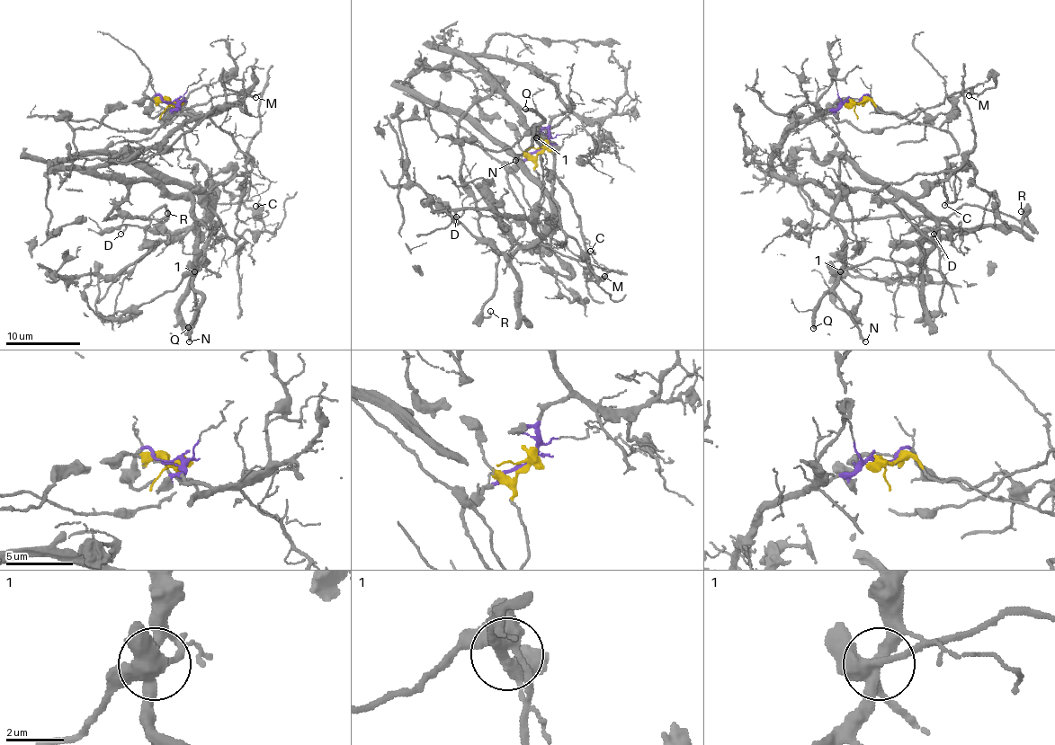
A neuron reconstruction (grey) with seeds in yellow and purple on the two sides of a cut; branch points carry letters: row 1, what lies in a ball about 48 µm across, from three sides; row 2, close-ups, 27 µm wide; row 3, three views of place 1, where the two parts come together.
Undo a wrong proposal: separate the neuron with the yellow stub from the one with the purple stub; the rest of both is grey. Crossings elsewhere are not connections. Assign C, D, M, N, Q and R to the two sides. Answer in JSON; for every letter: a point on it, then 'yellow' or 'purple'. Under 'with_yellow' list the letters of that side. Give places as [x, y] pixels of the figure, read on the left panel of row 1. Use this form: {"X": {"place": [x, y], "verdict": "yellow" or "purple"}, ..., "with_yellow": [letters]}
{"C": {"place": [255, 206], "verdict": "purple"}, "D": {"place": [120, 234], "verdict": "purple"}, "M": {"place": [255, 97], "verdict": "purple"}, "N": {"place": [189, 341], "verdict": "purple"}, "Q": {"place": [188, 327], "verdict": "purple"}, "R": {"place": [167, 213], "verdict": "purple"}, "with_yellow": []}

